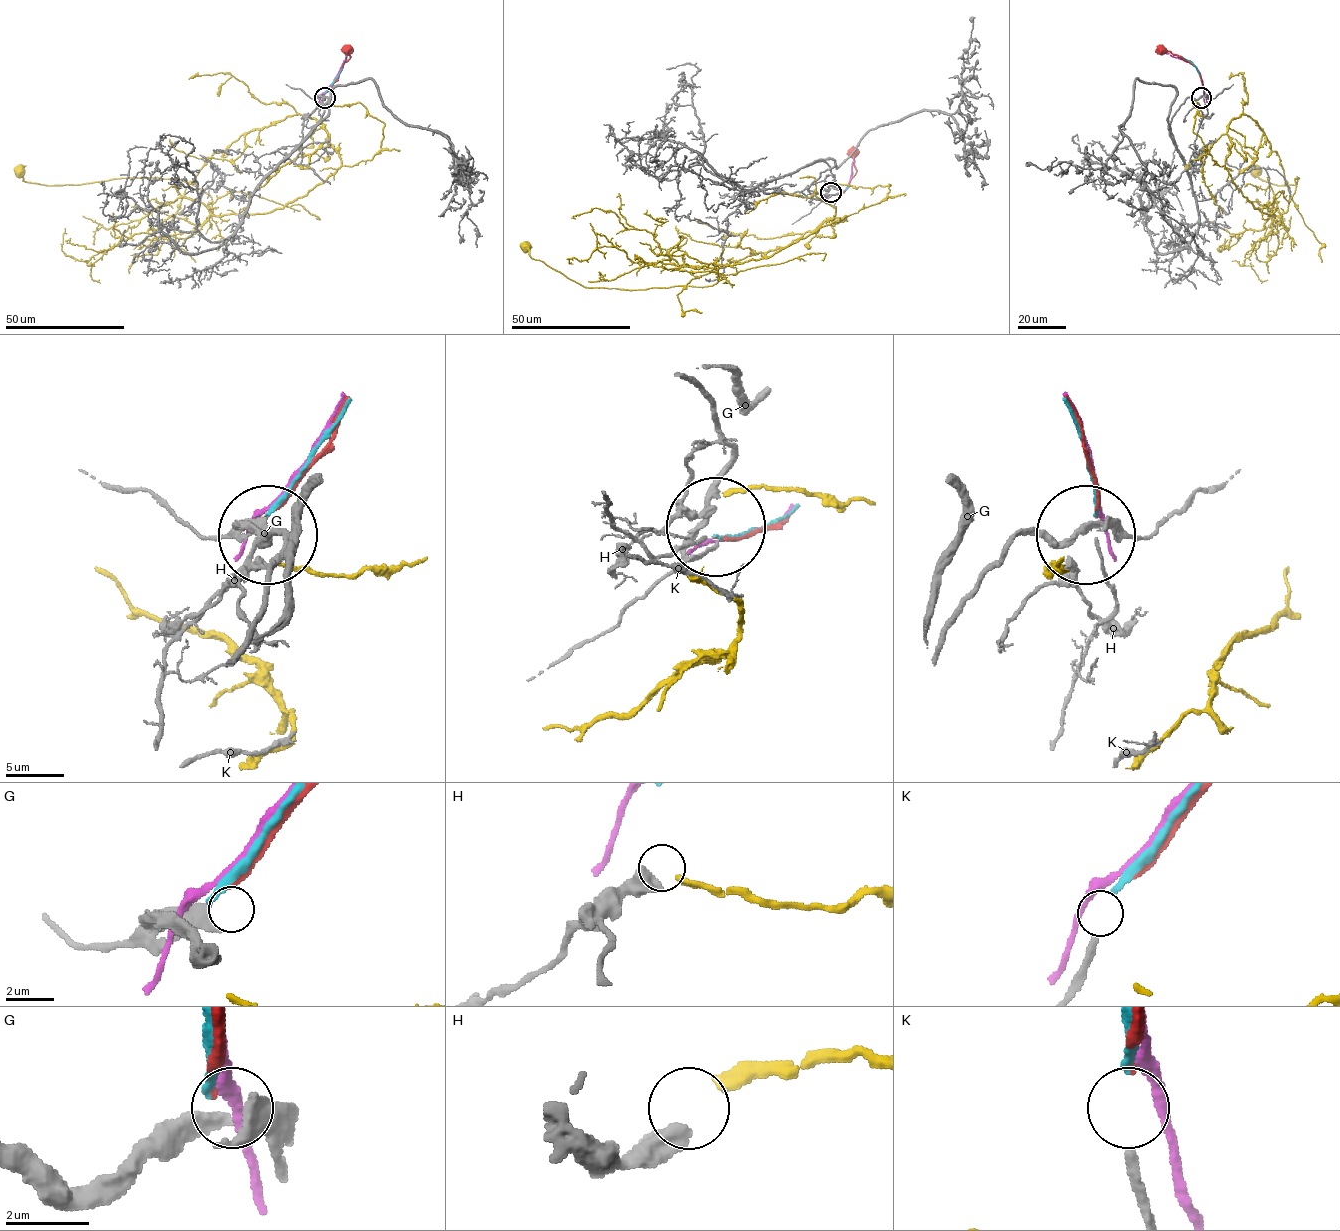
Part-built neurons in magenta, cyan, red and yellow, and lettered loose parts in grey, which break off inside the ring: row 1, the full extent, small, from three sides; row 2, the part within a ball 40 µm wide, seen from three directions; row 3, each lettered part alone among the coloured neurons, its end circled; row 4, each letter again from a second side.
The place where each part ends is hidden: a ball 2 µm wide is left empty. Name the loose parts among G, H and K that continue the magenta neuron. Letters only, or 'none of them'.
none of them

